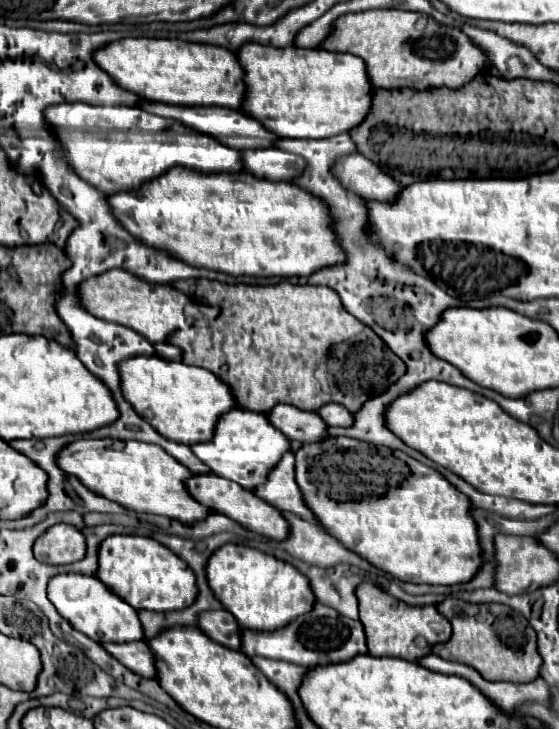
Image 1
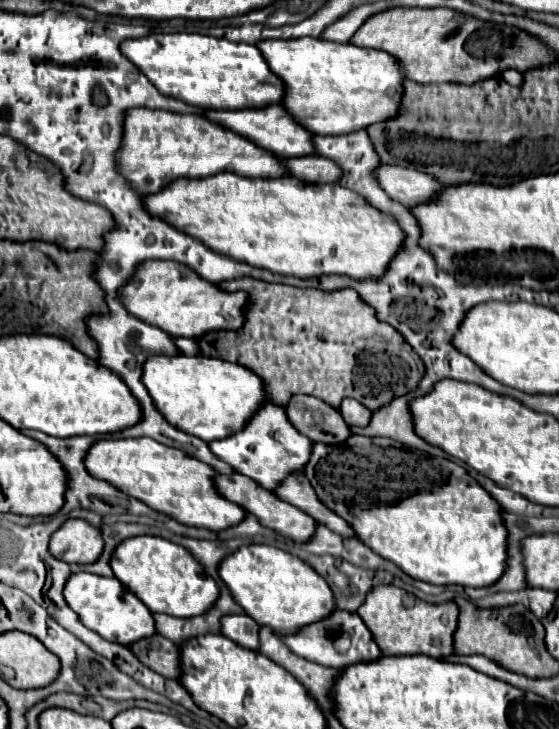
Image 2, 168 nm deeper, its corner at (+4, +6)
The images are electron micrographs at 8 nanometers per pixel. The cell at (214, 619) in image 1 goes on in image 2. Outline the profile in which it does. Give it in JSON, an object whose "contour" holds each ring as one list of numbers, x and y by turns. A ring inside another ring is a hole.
{"contour":[[229,614,221,622,223,636,235,640,243,648,259,650,259,624,247,614]]}

